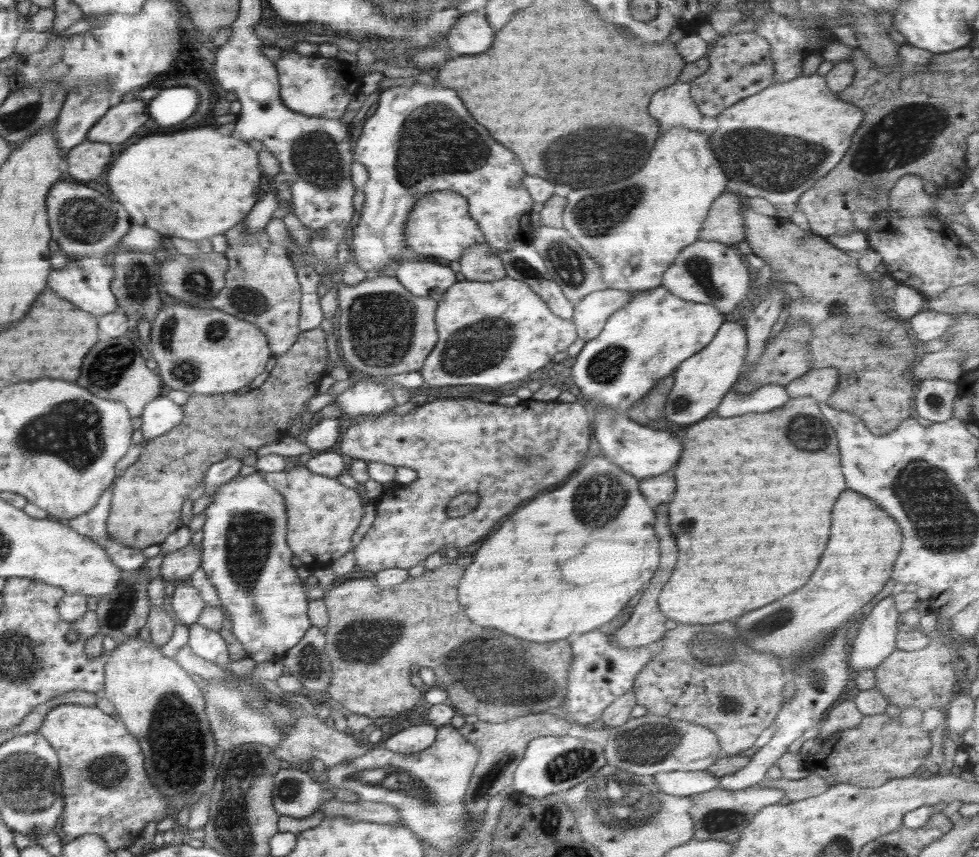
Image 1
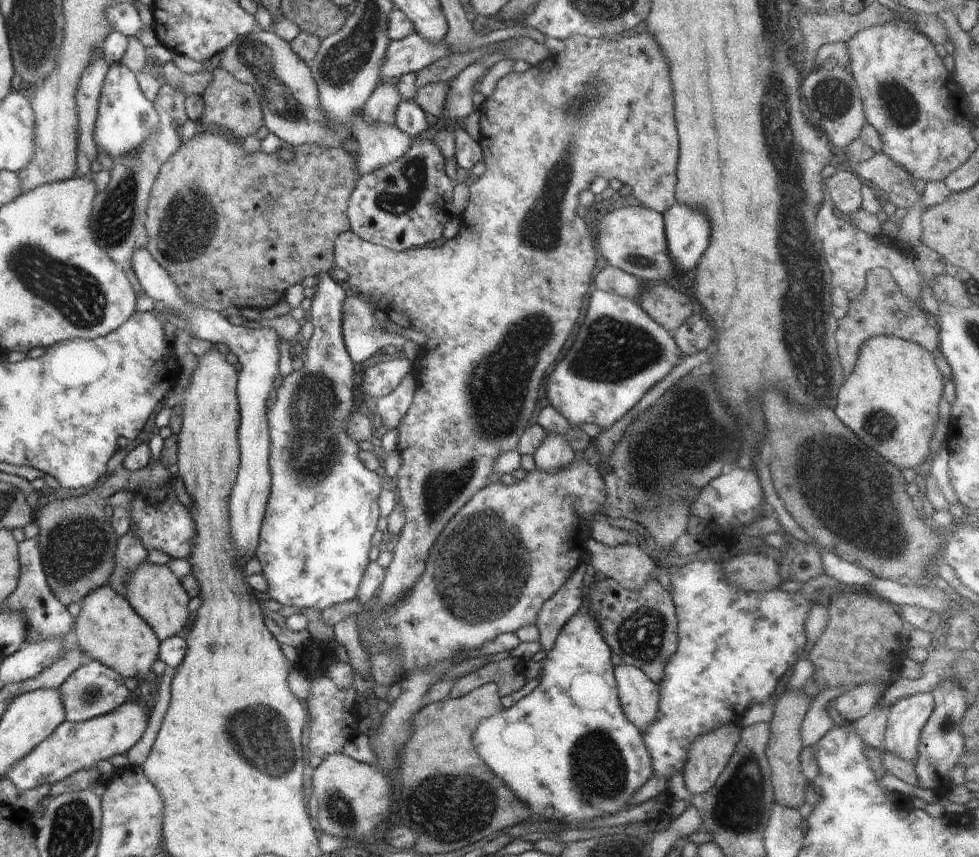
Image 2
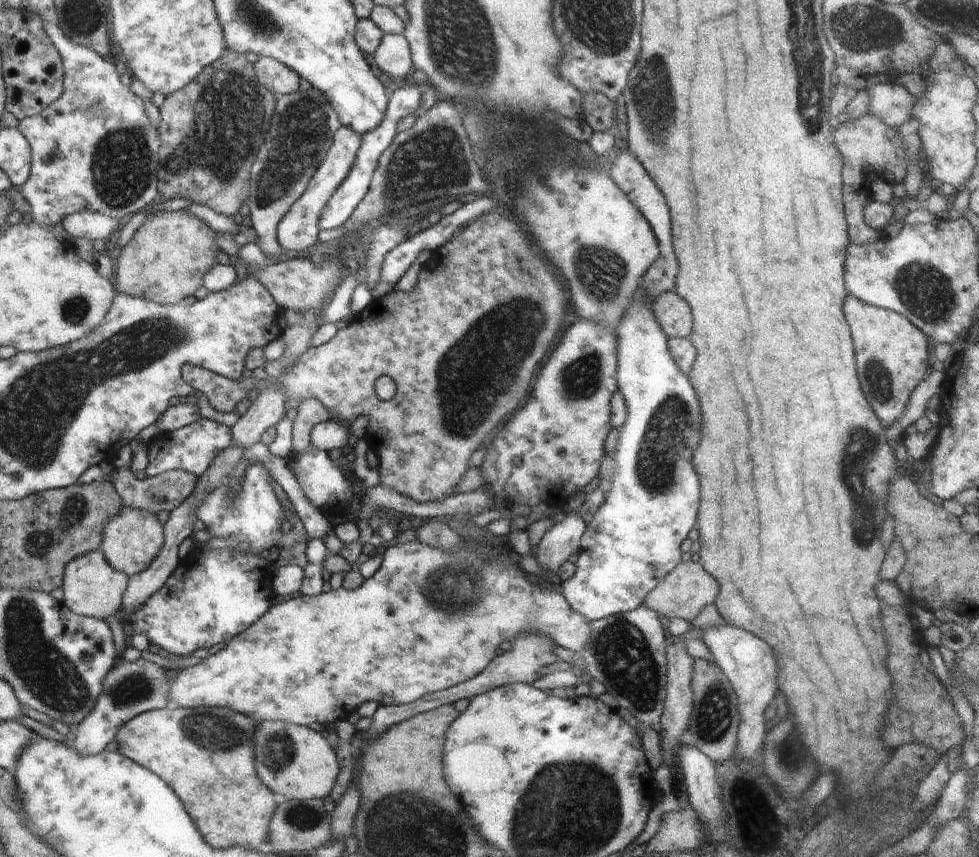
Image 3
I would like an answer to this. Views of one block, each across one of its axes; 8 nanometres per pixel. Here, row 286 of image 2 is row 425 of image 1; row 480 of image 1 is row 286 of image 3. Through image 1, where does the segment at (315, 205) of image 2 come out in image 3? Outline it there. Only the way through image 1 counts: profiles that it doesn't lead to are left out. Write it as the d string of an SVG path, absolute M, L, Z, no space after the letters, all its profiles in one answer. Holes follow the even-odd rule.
M185 210L176 212L161 211L149 217L126 245L121 247L117 258L114 278L116 288L122 294L134 297L144 297L159 305L175 305L187 296L192 296L203 285L206 271L216 264L216 252L221 250L214 241L216 233L198 217L189 215Z

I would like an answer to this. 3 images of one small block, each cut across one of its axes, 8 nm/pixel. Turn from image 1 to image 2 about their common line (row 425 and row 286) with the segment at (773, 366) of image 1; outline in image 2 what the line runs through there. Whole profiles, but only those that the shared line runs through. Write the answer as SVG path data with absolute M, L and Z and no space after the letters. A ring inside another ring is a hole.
M870 268L865 274L866 288L864 292L848 304L848 312L838 320L836 344L838 344L838 360L843 374L848 376L853 372L860 350L868 340L882 335L900 337L901 340L911 341L933 353L938 348L939 330L932 318L926 318L922 307L914 304L908 296L902 294L896 279L886 268Z

